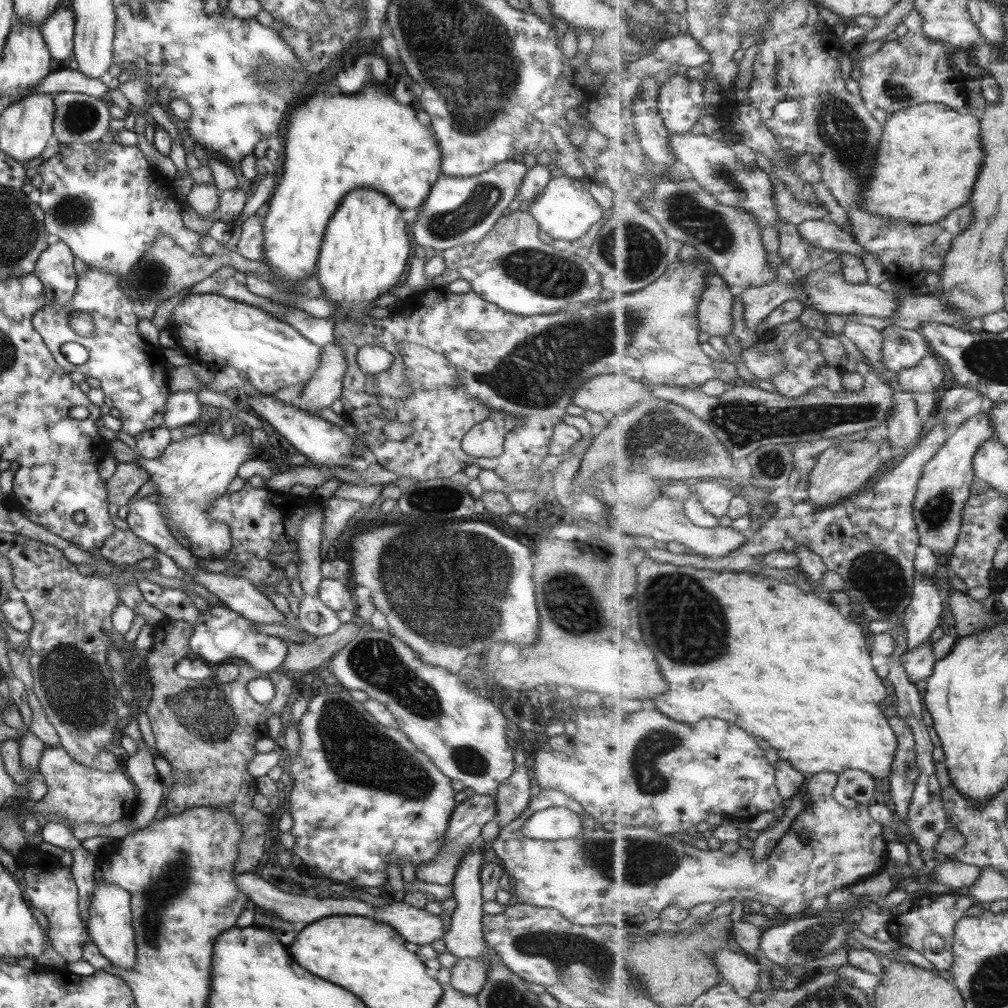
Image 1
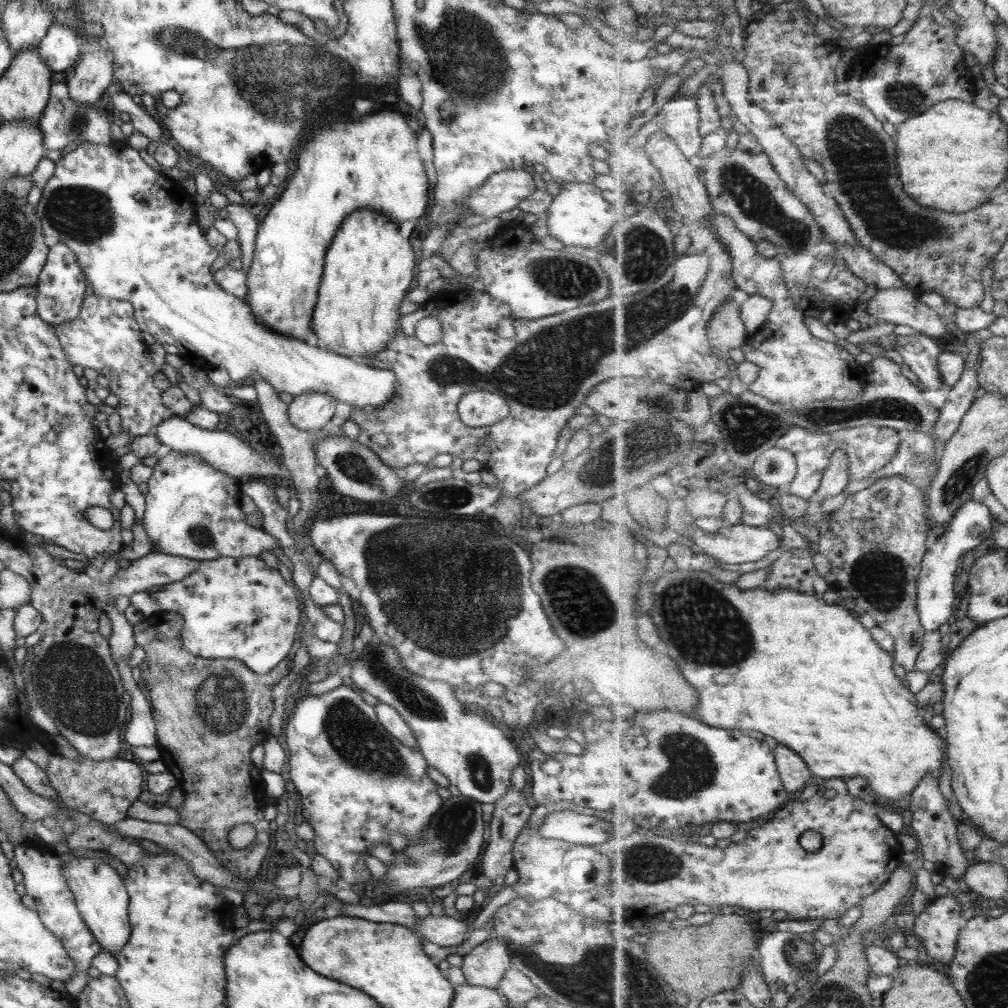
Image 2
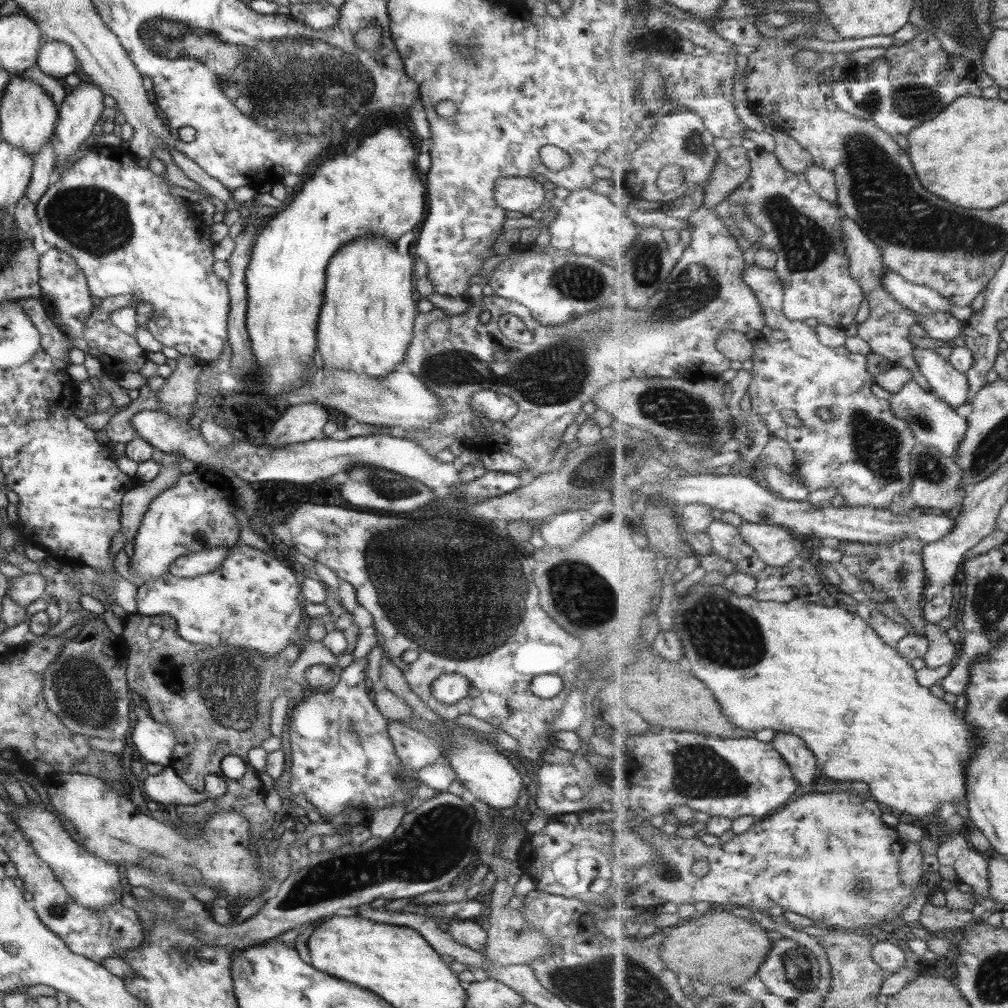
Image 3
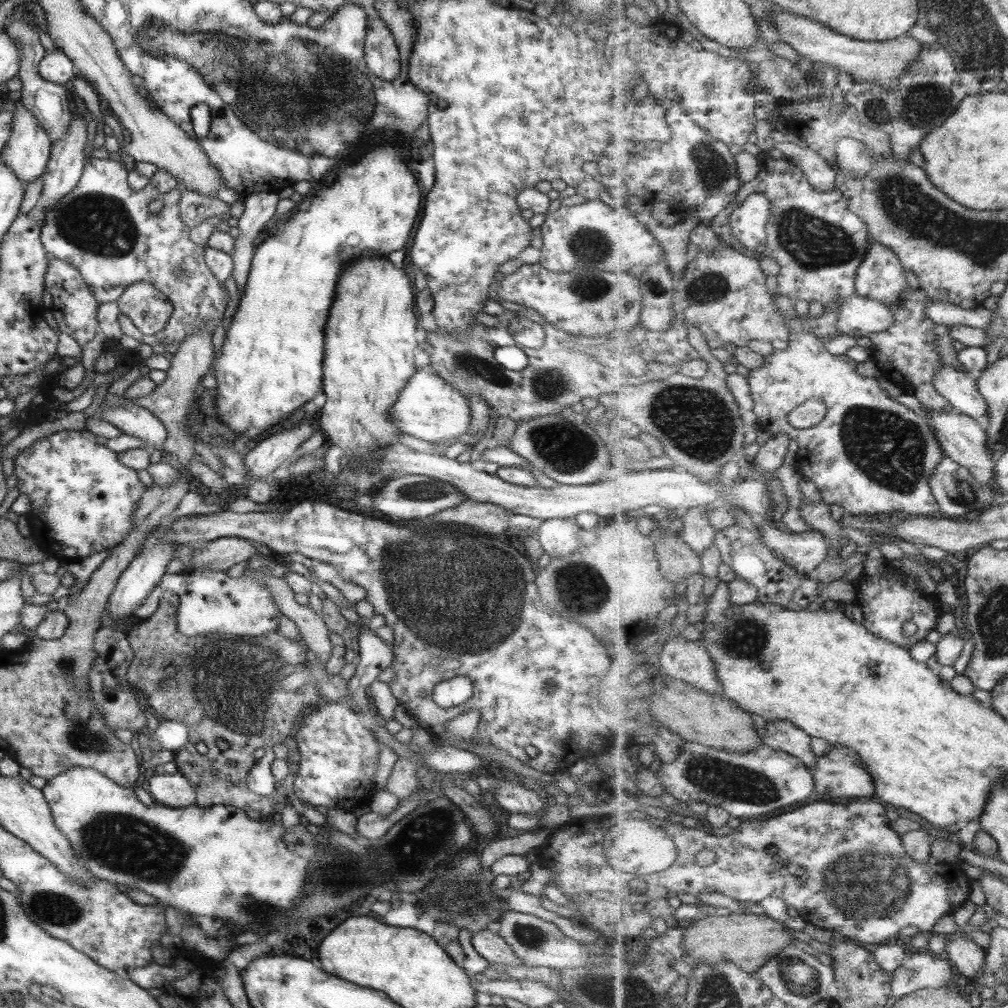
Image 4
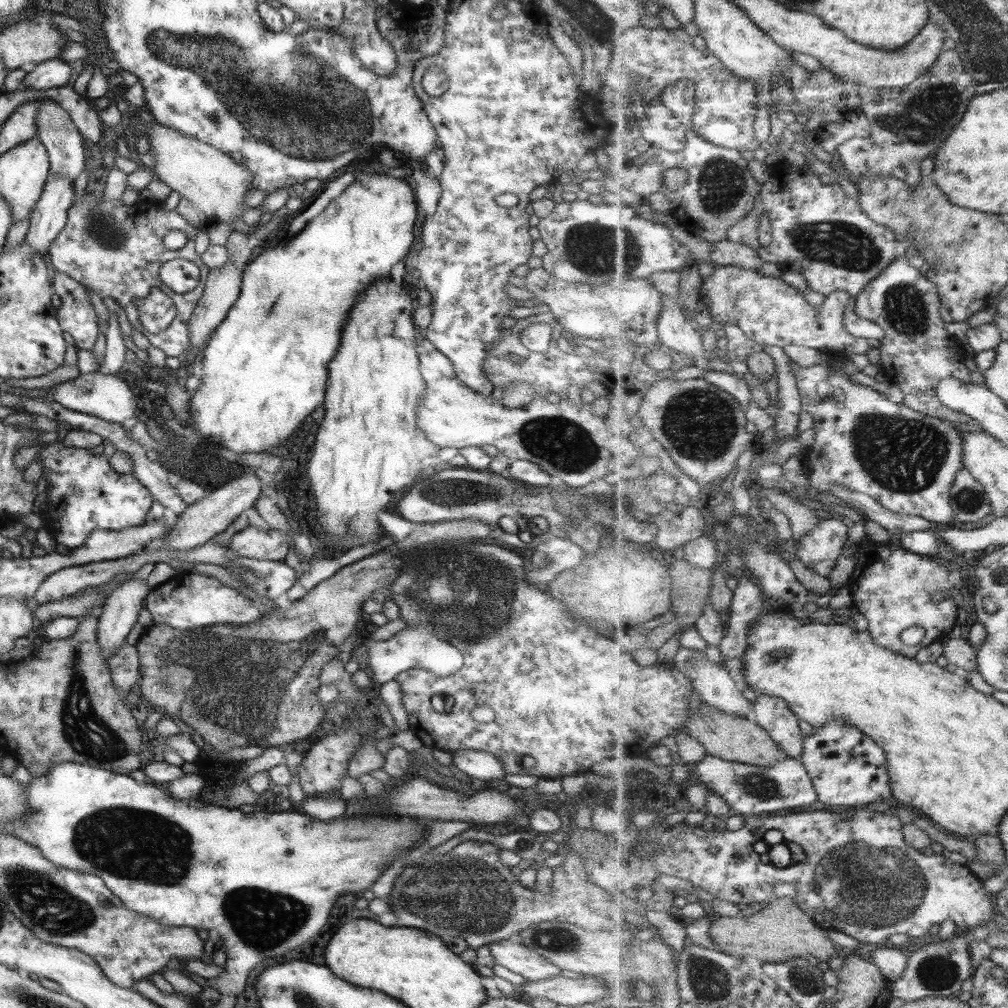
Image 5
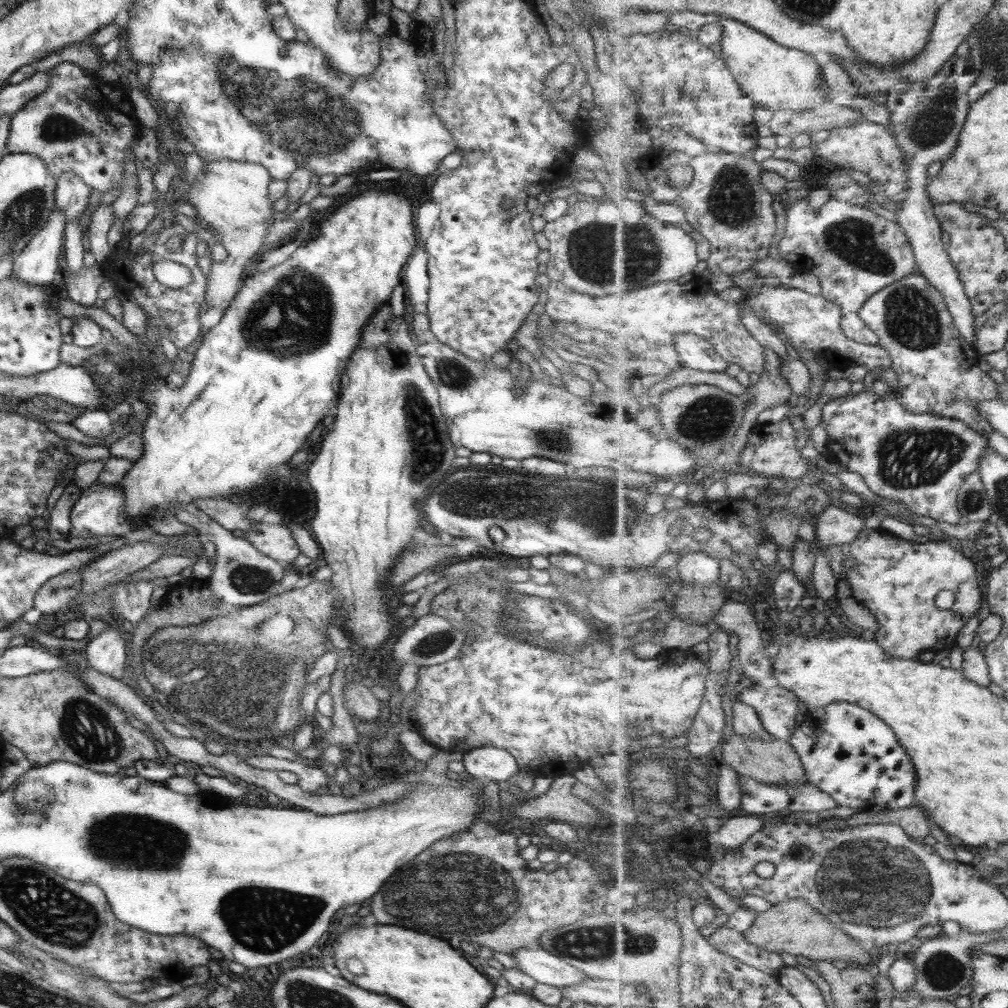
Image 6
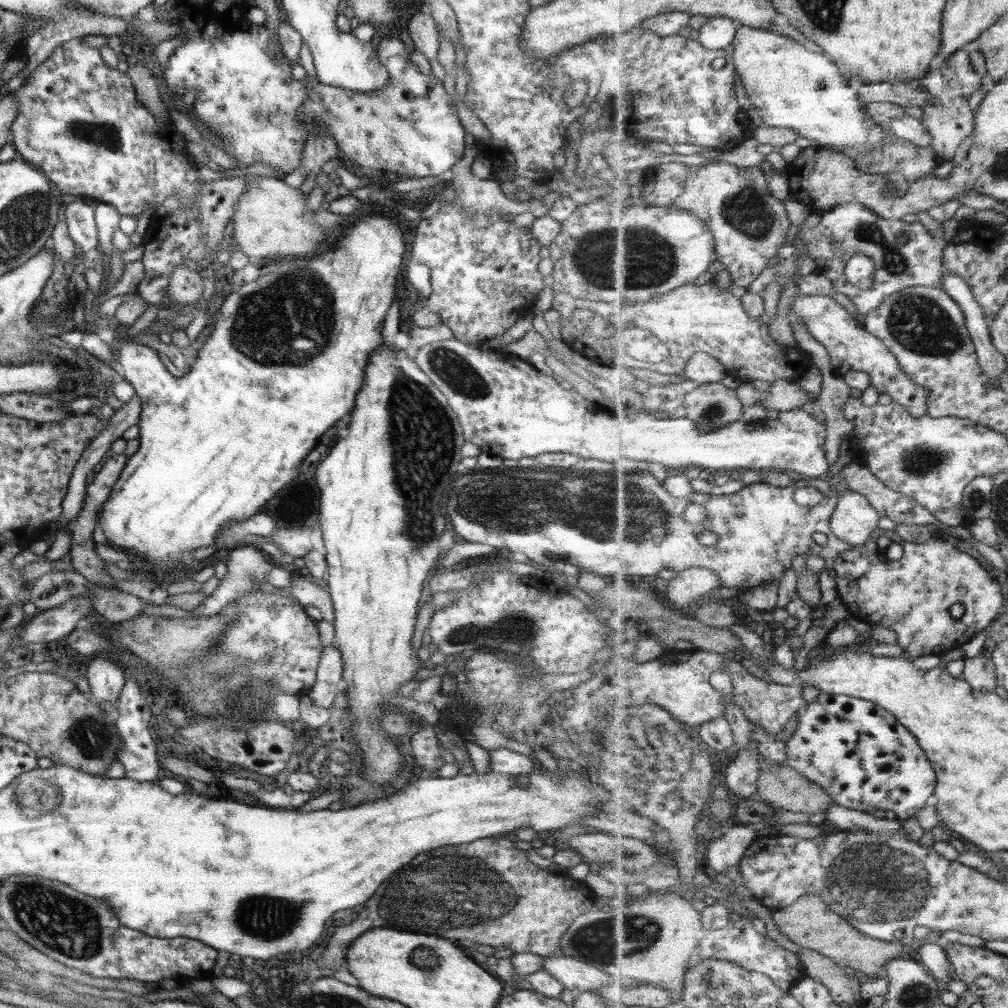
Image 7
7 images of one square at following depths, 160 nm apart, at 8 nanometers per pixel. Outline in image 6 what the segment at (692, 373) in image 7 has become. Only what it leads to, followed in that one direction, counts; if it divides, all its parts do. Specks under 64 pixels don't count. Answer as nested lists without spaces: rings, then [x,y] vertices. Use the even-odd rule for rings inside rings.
[[[683,333],[675,335],[674,343],[684,366],[705,372],[725,372],[729,366],[730,362],[702,336]]]

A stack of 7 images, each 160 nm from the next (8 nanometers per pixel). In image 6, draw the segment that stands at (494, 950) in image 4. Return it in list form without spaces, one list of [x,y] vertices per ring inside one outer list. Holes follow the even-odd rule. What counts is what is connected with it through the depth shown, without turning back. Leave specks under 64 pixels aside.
[[[538,946],[517,949],[512,952],[511,959],[515,959],[517,969],[531,977],[535,983],[561,989],[585,982],[583,973]]]

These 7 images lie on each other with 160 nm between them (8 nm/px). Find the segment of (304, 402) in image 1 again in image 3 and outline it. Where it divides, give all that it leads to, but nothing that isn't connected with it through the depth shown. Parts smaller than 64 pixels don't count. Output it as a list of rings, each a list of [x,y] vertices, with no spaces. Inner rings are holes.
[[[301,403],[287,406],[275,422],[273,430],[267,436],[263,448],[277,450],[287,444],[299,444],[322,436],[323,425],[328,421],[329,413],[320,403]]]

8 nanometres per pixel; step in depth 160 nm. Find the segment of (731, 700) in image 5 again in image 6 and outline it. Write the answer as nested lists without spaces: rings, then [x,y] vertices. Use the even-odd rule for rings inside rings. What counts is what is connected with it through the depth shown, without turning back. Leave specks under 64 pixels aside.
[[[739,695],[732,702],[733,726],[743,736],[774,741],[774,736],[763,726],[755,709],[740,700]]]

